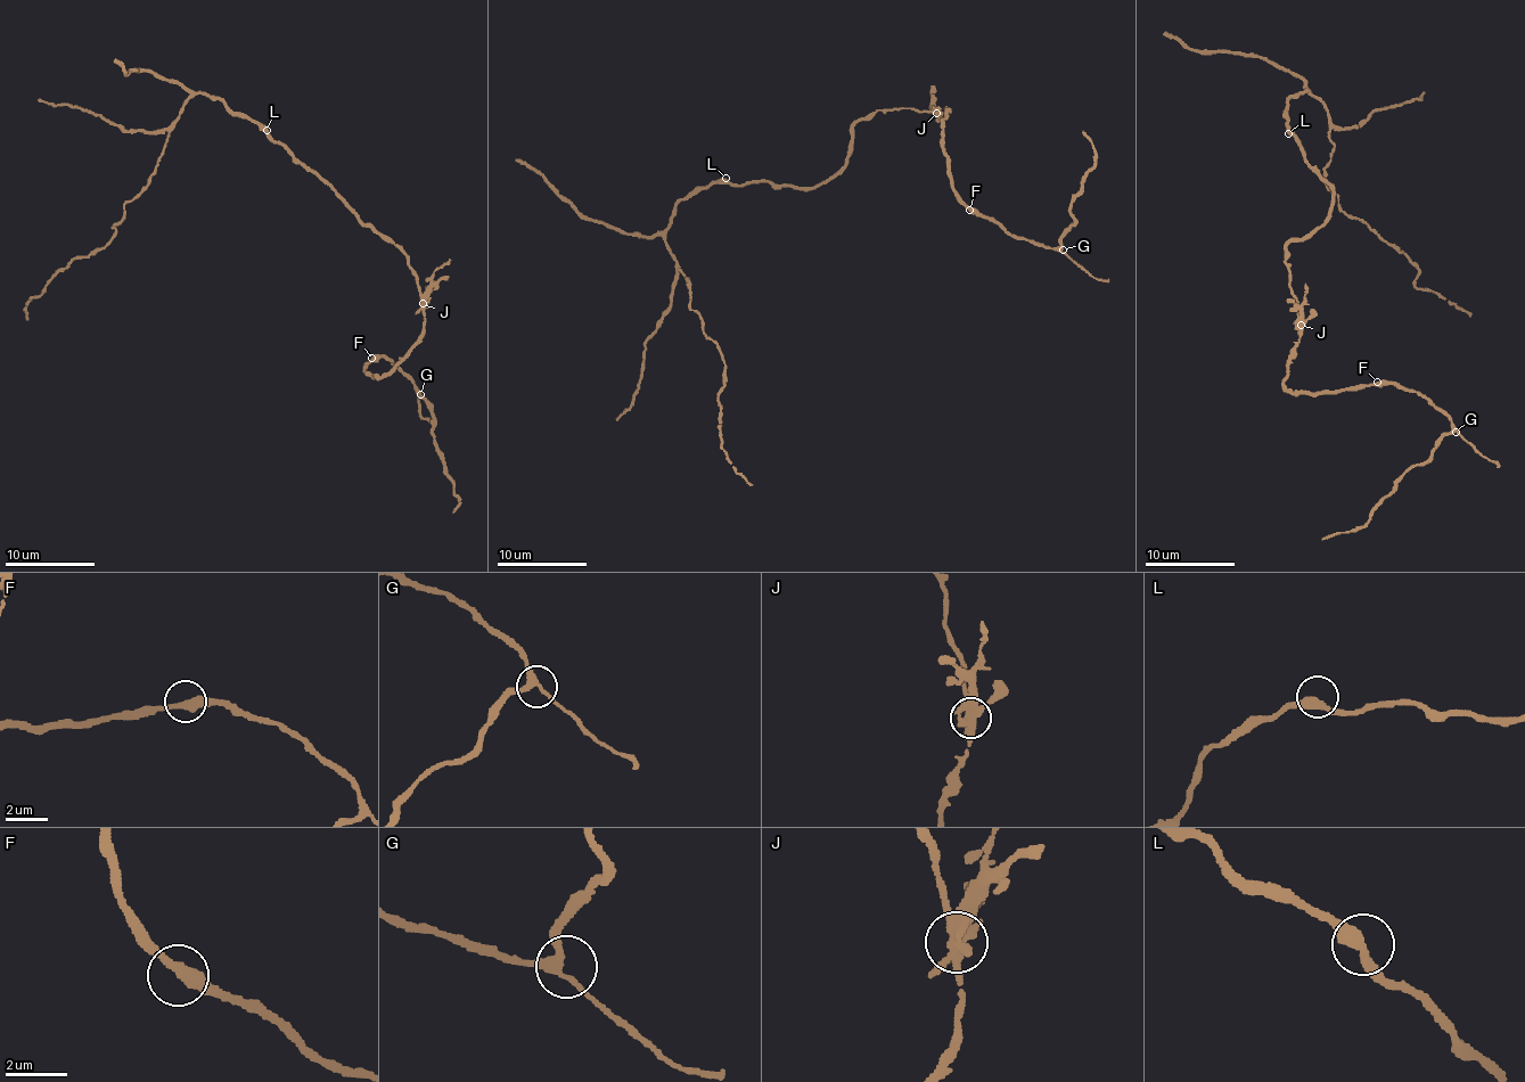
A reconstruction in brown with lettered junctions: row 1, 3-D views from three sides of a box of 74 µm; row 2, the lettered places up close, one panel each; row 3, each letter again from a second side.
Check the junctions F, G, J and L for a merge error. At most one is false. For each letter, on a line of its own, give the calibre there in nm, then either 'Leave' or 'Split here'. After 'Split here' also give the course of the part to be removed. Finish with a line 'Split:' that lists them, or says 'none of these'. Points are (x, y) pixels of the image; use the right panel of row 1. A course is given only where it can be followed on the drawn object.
F: Thickness 360 nm. Leave
G: Thickness 240 nm. Leave
J: Thickness 320 nm. Split here. Course of the part to remove: (1301, 326), (1300, 304), (1308, 292), (1305, 284)
L: Thickness 400 nm. Leave
Split: J

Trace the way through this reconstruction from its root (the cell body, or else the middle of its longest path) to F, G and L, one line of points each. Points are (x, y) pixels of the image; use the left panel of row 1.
F: (353, 208), (363, 224), (408, 256), (425, 316), (421, 336), (400, 363), (380, 376), (366, 375), (371, 358)
G: (353, 208), (408, 256), (425, 316), (400, 363), (363, 374), (392, 359), (420, 394)
L: (353, 208), (313, 172), (295, 163), (267, 130)

